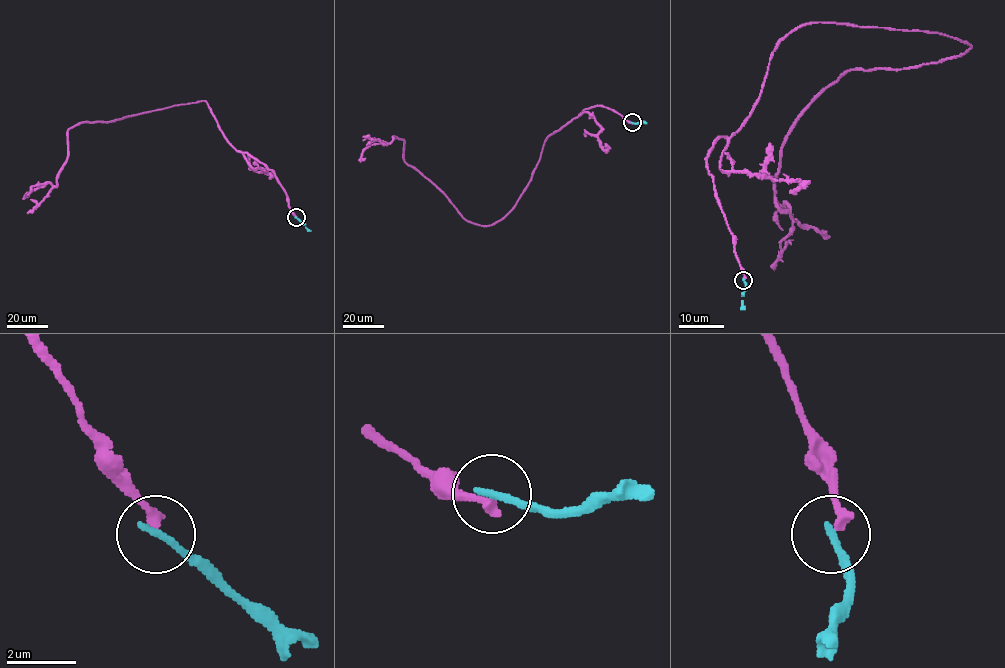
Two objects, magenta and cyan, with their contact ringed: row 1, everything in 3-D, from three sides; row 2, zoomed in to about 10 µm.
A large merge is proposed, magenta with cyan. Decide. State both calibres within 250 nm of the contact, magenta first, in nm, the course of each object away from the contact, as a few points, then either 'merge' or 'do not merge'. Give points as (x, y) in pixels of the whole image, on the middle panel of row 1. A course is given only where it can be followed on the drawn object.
calibres 260 and 220 nm; course magenta (632, 122), (585, 108), (491, 225), (409, 166), (403, 139), (360, 162); course cyan (632, 122), (646, 123); do not merge

